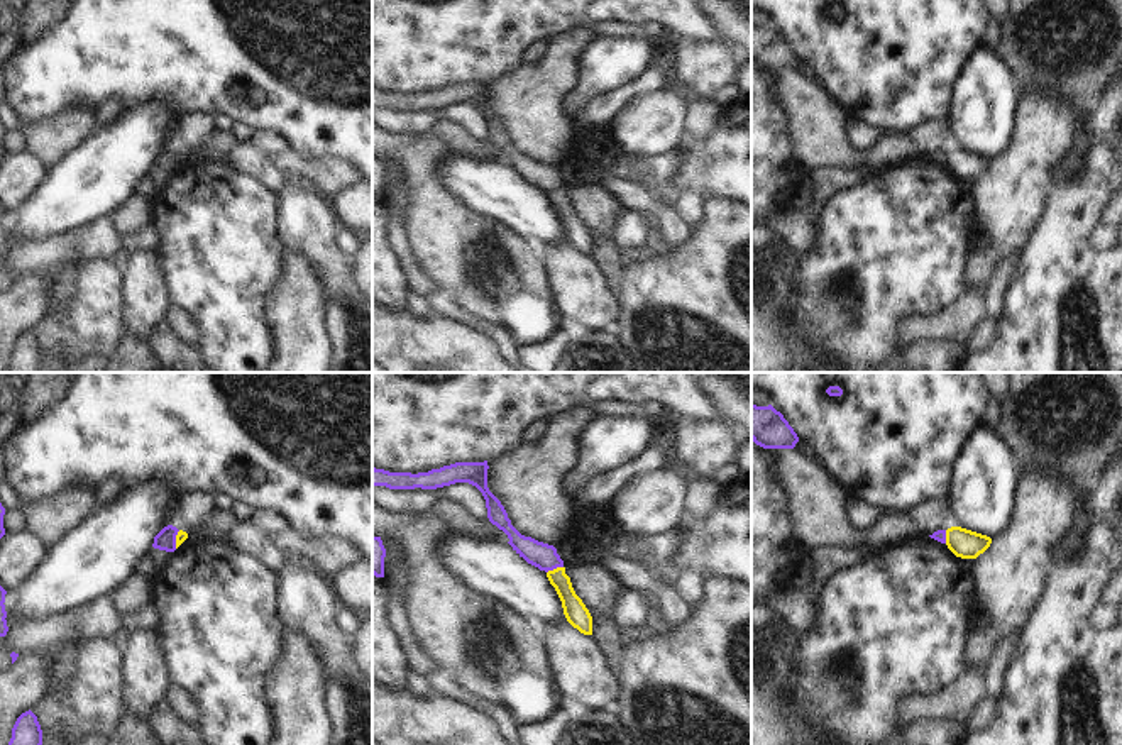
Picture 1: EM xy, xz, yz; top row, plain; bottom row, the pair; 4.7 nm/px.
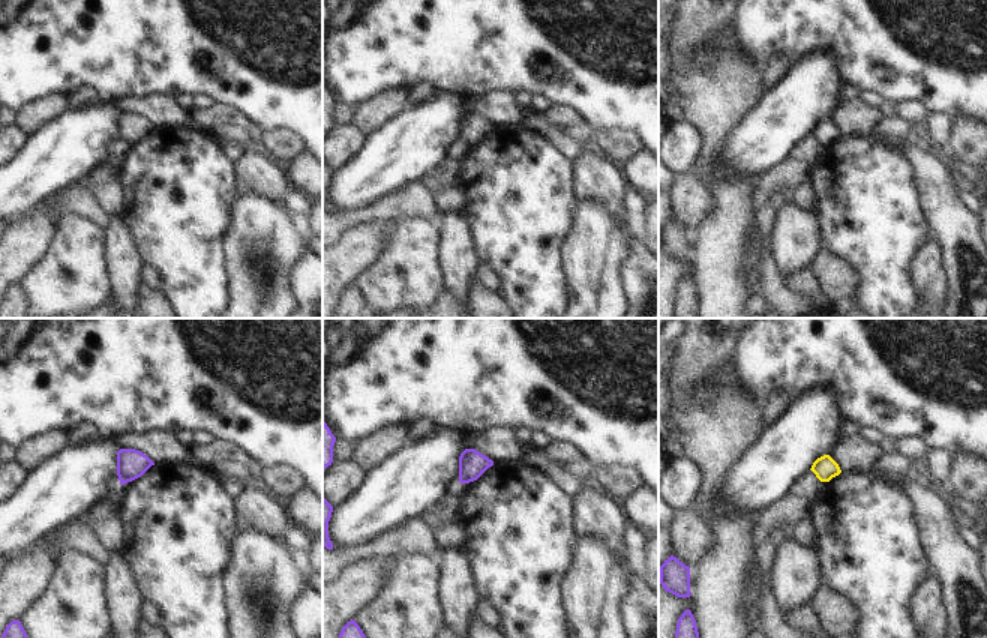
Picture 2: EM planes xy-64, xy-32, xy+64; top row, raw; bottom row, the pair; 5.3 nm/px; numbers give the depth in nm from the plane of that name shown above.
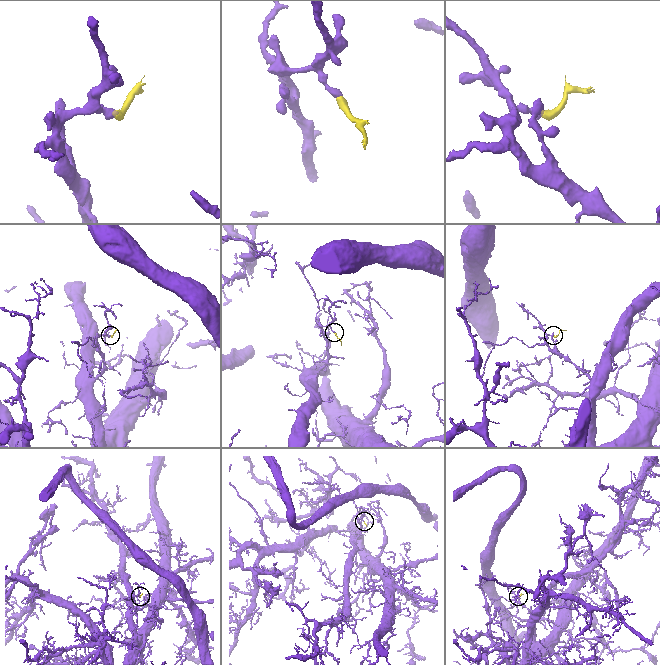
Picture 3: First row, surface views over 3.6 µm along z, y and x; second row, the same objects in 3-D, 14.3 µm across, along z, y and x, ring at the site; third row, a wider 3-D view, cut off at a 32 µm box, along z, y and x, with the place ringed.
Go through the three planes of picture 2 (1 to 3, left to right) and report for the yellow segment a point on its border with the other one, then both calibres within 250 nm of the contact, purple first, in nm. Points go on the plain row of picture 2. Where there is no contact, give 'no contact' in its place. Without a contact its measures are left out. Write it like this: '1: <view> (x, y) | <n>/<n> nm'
1: no contact
2: no contact
3: no contact

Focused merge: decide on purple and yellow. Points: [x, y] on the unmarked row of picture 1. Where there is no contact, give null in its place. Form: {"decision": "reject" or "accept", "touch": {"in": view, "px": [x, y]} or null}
{"decision": "reject", "touch": {"in": "xz", "px": [554, 188]}}

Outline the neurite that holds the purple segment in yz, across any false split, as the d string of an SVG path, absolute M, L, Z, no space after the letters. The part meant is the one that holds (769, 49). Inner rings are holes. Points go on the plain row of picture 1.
M751 25L751 61L763 69L794 69L799 58L772 25Z

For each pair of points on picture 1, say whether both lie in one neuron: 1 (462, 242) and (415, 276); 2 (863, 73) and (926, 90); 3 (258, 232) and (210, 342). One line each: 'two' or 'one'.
1: two
2: one
3: one

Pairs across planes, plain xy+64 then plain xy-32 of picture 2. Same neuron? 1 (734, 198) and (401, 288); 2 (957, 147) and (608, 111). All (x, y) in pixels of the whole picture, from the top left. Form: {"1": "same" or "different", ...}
{"1": "different", "2": "different"}

